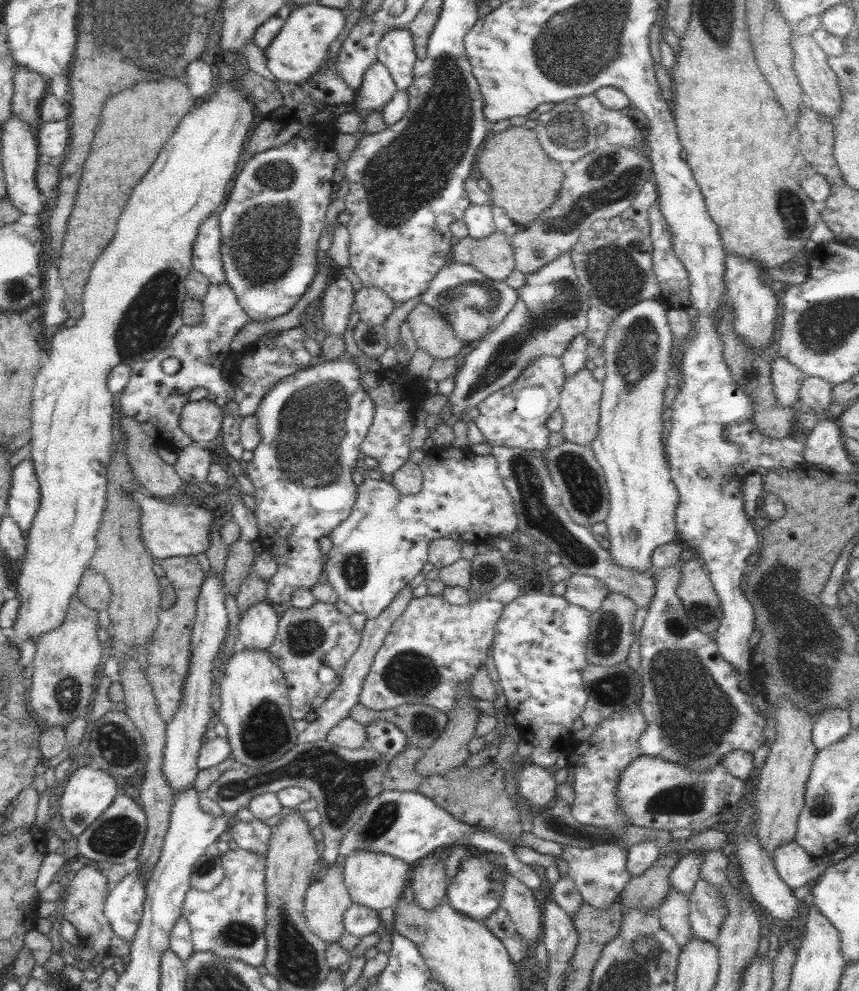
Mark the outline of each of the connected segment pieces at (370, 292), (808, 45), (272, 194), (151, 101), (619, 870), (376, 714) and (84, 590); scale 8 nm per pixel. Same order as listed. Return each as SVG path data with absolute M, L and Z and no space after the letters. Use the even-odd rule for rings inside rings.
M362 287L355 292L354 309L359 314L359 320L371 327L380 326L395 309L393 300L379 288Z
M791 35L791 38L789 43L794 53L793 67L803 90L806 106L814 109L816 114L820 114L824 118L832 118L834 124L836 124L836 116L840 112L842 96L840 96L840 90L838 90L840 88L838 78L830 70L827 54L816 44L811 35L800 37Z
M330 125L328 129L320 129L320 132L311 140L304 140L296 136L280 147L272 147L264 152L252 155L252 158L244 164L244 168L242 168L243 171L241 171L238 176L235 176L236 181L234 182L234 186L232 186L230 196L228 196L228 202L224 204L224 210L218 215L221 230L220 258L226 275L225 282L228 283L230 288L235 292L238 304L244 309L244 312L247 312L252 322L254 320L268 320L286 314L286 312L291 310L294 304L300 300L305 290L308 290L312 279L316 276L318 270L318 241L325 230L326 214L332 204L330 195L336 188L333 181L333 172L334 169L340 168L341 164L341 160L335 150L336 135L336 130Z
M170 77L132 84L132 88L124 88L112 96L112 100L106 99L95 140L92 140L92 152L84 164L76 204L63 236L59 275L67 298L64 300L64 308L67 308L69 316L78 320L82 315L81 298L89 279L89 271L116 234L116 222L132 194L132 188L142 180L180 121L197 103L196 97L192 96L184 83Z
M616 841L597 844L590 848L563 846L561 858L568 862L570 870L568 870L567 876L574 882L578 892L583 896L583 900L600 910L609 907L618 899L624 887L629 885L631 880L626 868L627 850Z
M358 703L349 712L349 717L366 726L370 721L393 722L406 736L407 746L420 750L431 748L444 733L449 717L444 711L427 704L403 704L388 710L372 710Z
M86 569L78 585L77 598L94 611L108 611L112 590L107 578L94 569Z

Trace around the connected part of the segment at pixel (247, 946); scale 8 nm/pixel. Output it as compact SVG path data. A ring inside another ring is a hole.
M238 848L220 856L223 880L210 892L190 888L182 905L181 916L191 926L196 952L213 952L221 959L238 959L250 966L264 964L267 951L265 937L265 855Z

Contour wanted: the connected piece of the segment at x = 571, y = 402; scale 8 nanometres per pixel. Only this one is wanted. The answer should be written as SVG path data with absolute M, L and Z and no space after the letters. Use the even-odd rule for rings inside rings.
M584 367L572 376L566 376L564 384L561 387L562 392L560 392L558 410L563 416L563 427L561 431L565 436L565 440L579 445L589 446L598 434L603 383L592 375L592 371Z

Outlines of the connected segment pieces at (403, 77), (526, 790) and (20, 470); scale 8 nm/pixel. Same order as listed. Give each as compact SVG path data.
M391 28L377 44L377 60L384 63L396 83L397 90L407 90L413 81L417 61L412 33L408 28Z
M531 762L519 767L517 785L518 793L536 809L551 805L557 795L552 770Z
M24 459L13 468L7 500L10 518L26 532L36 516L40 504L40 487L33 462Z

